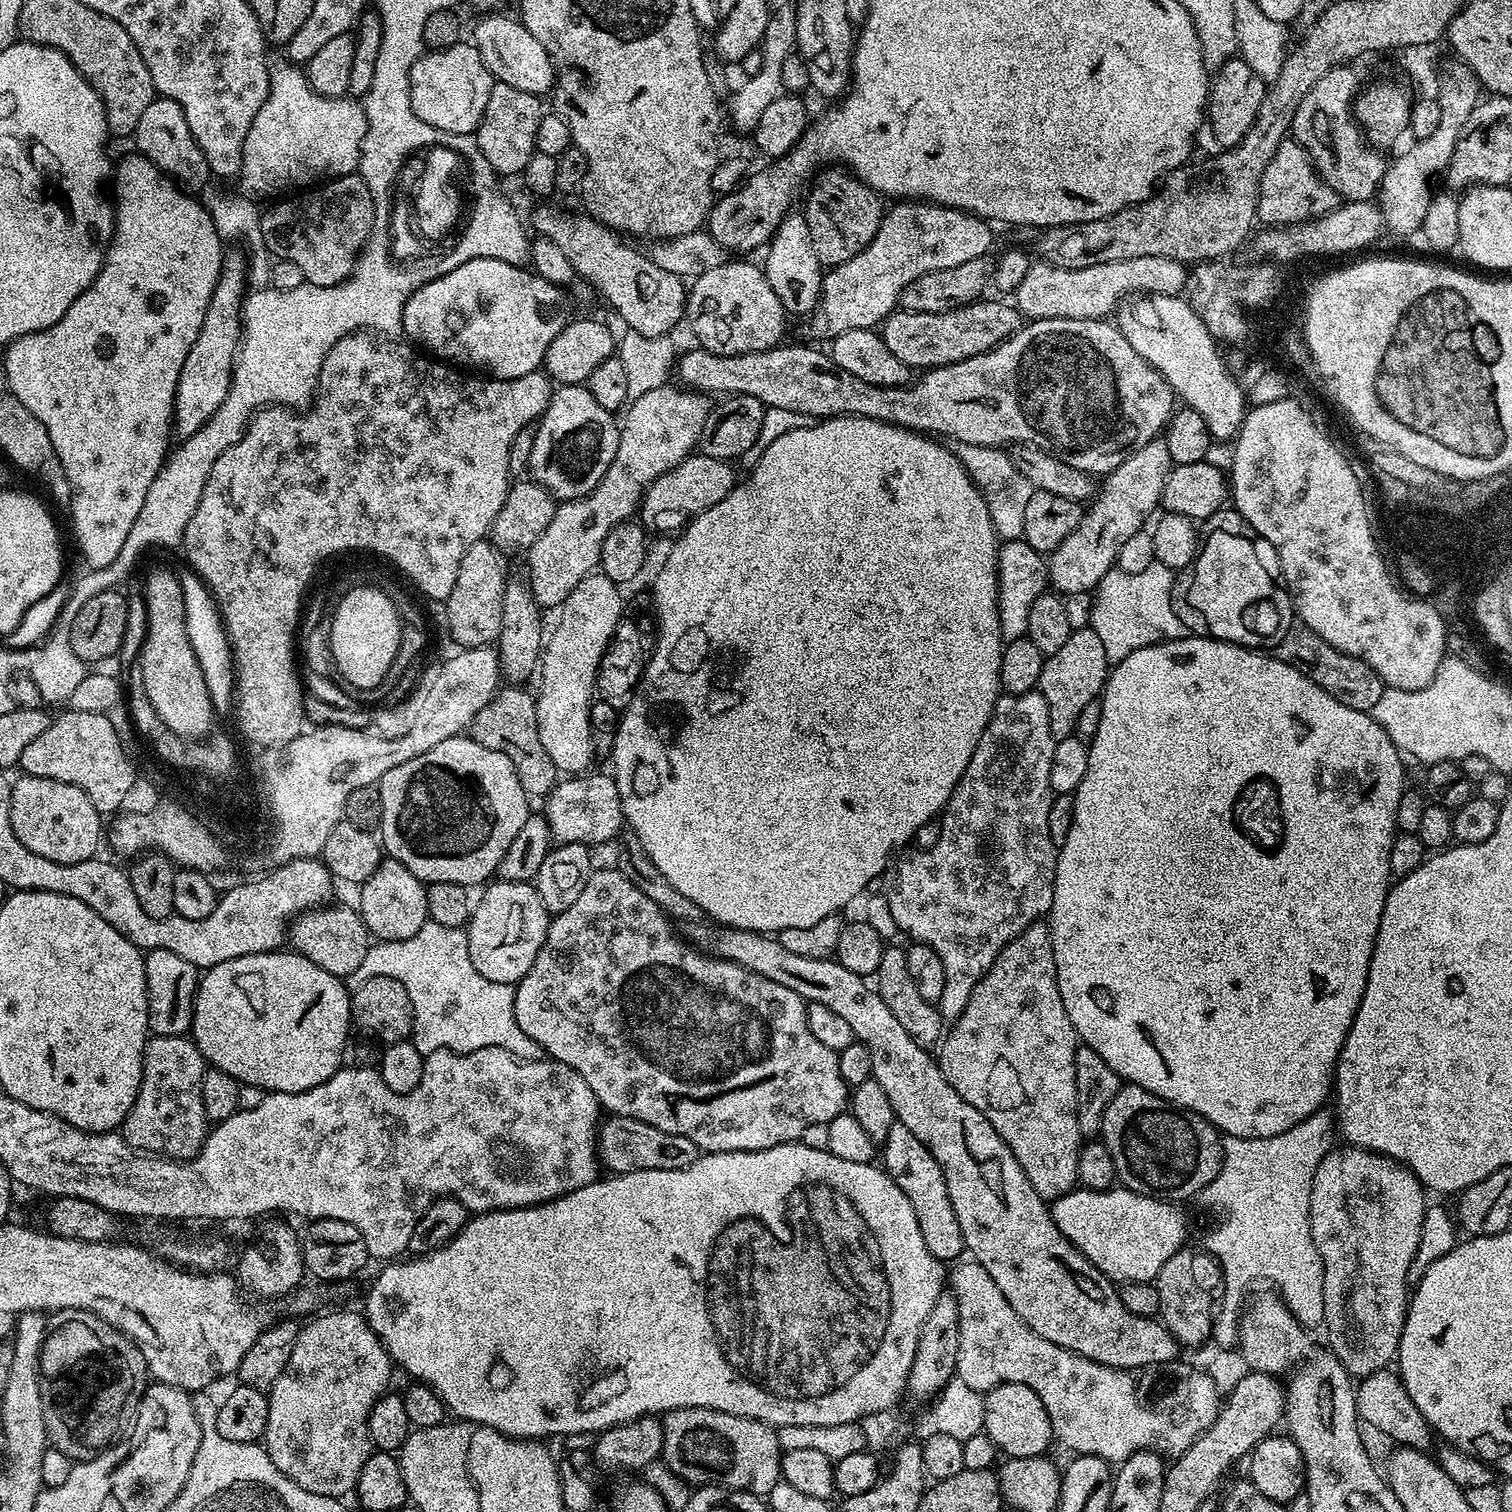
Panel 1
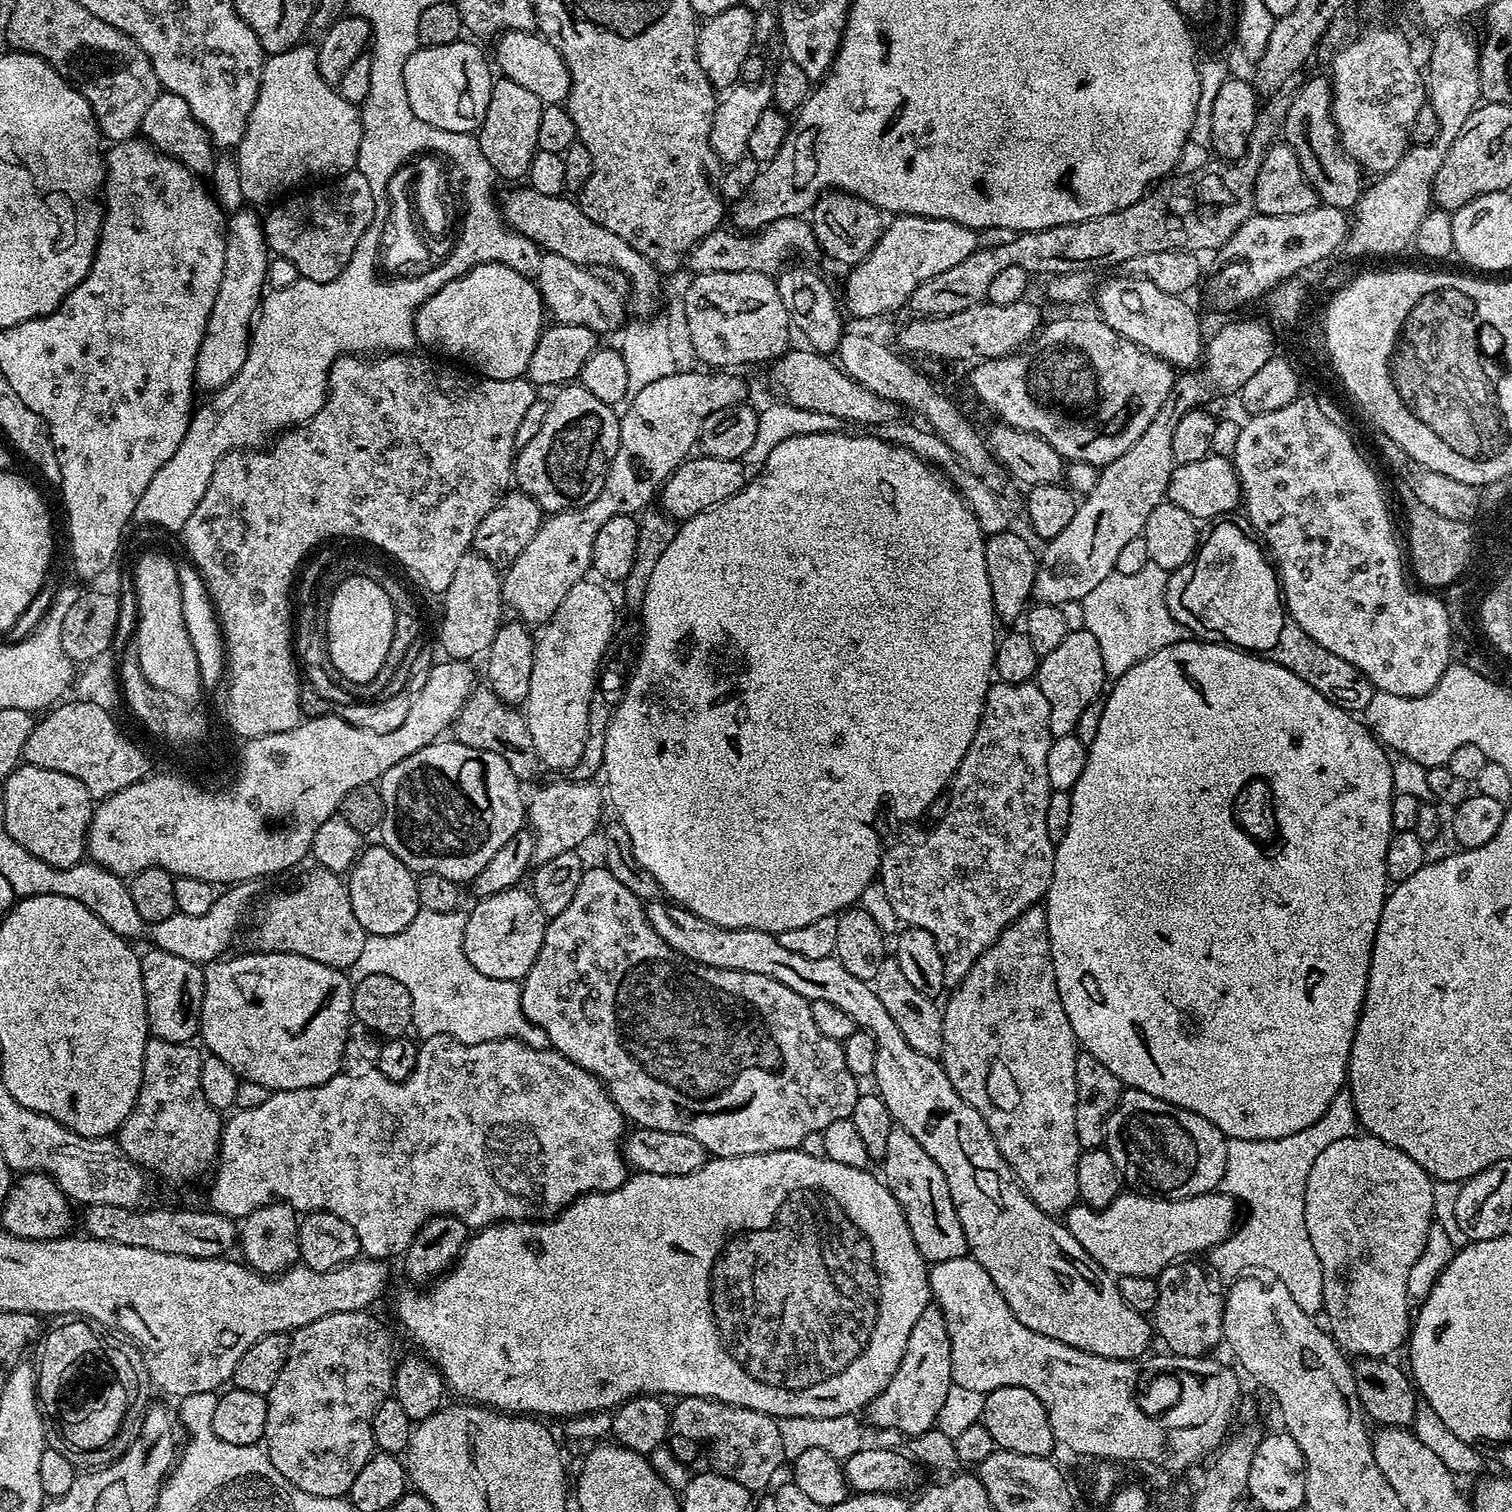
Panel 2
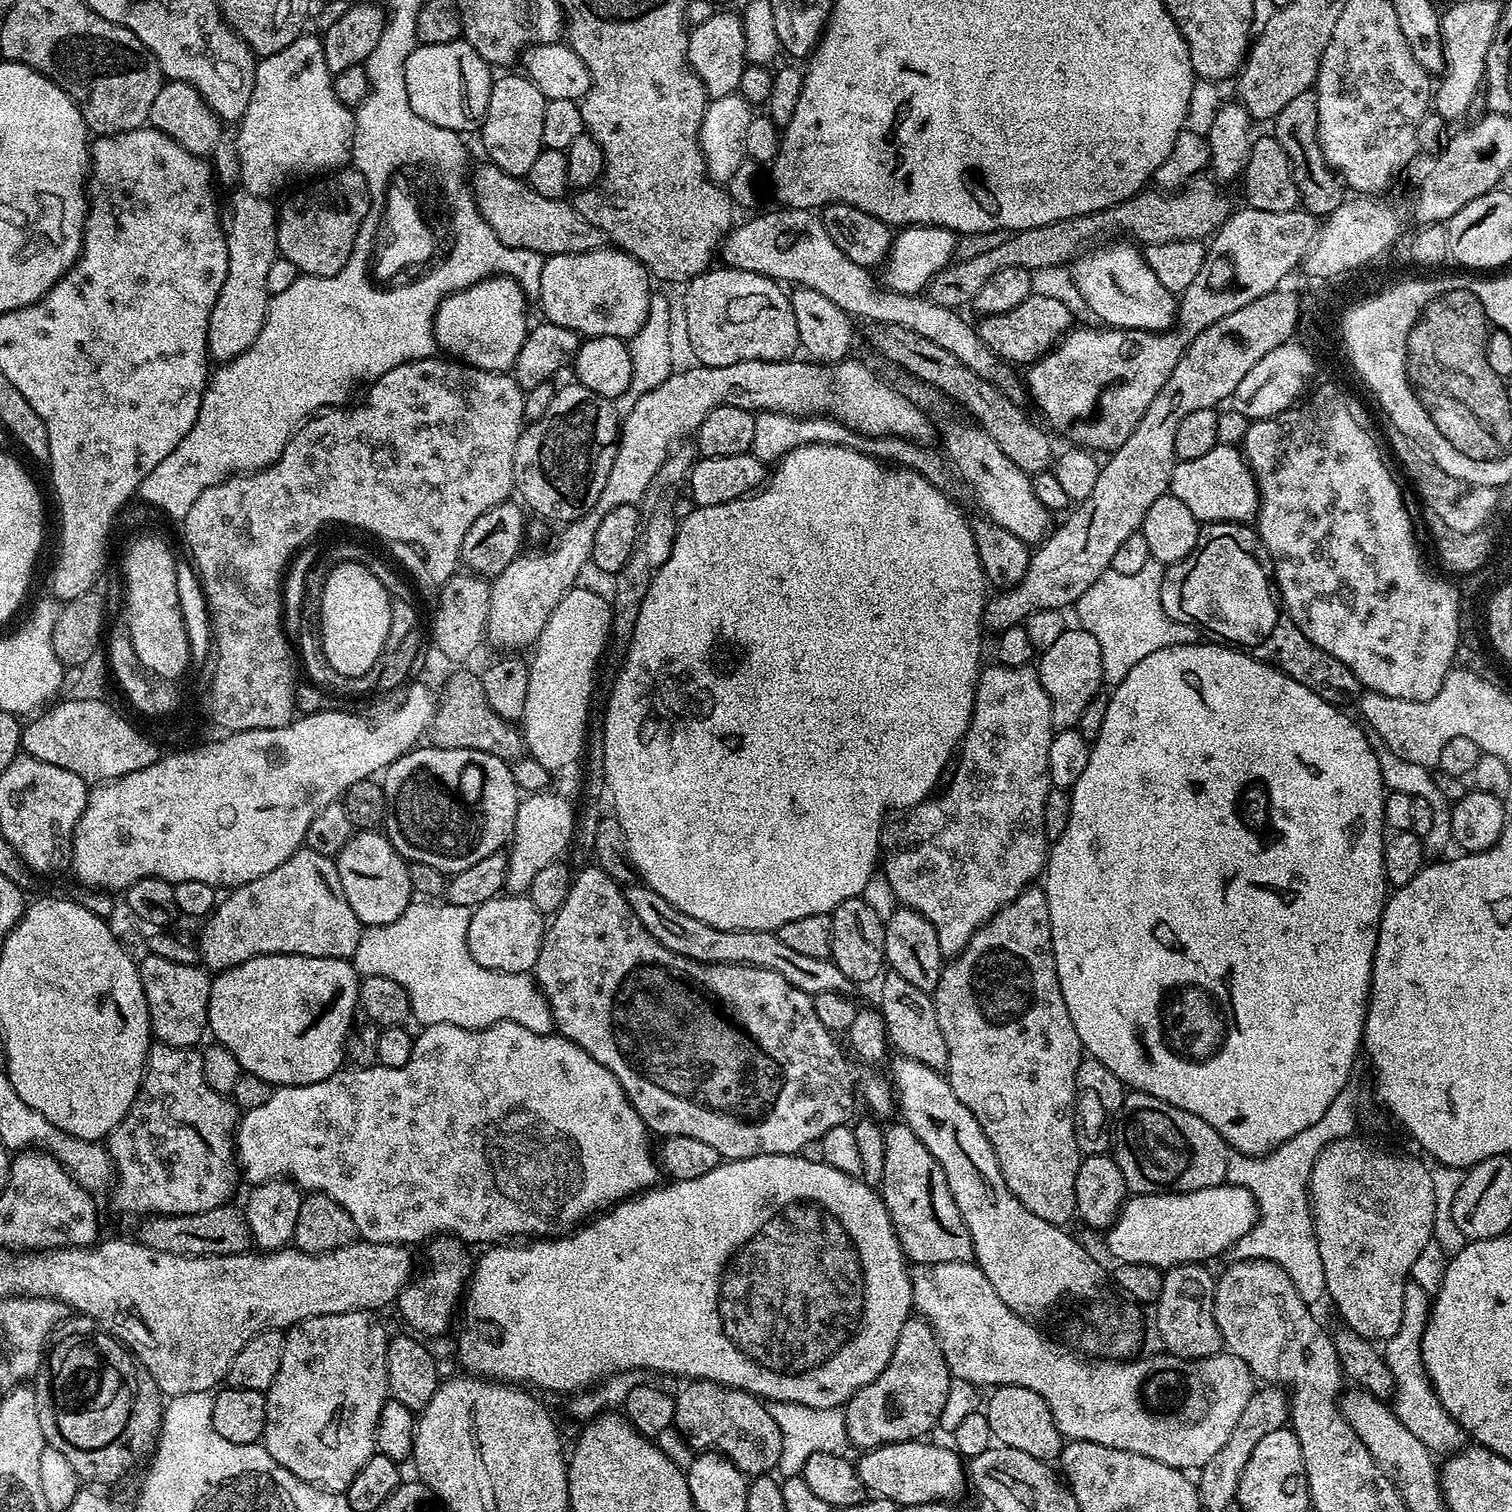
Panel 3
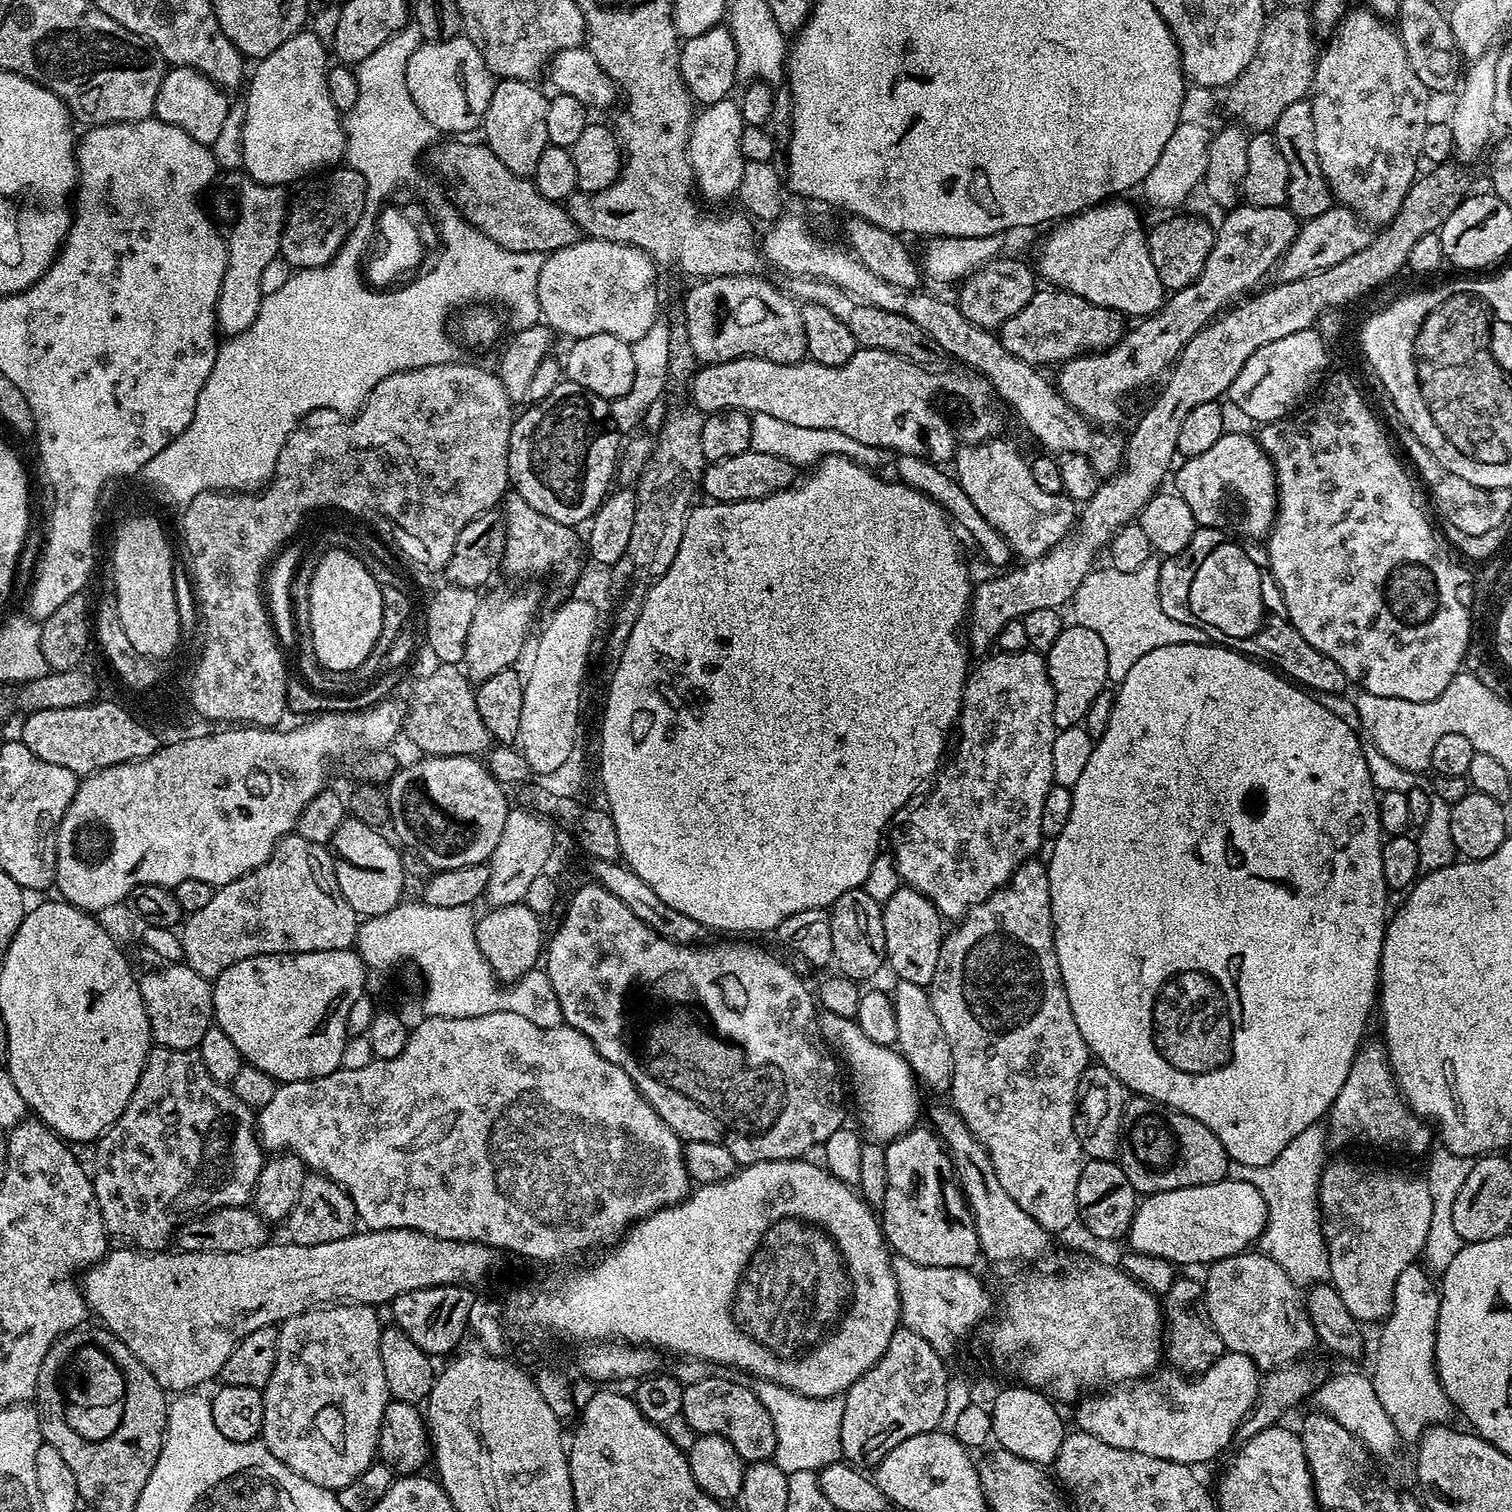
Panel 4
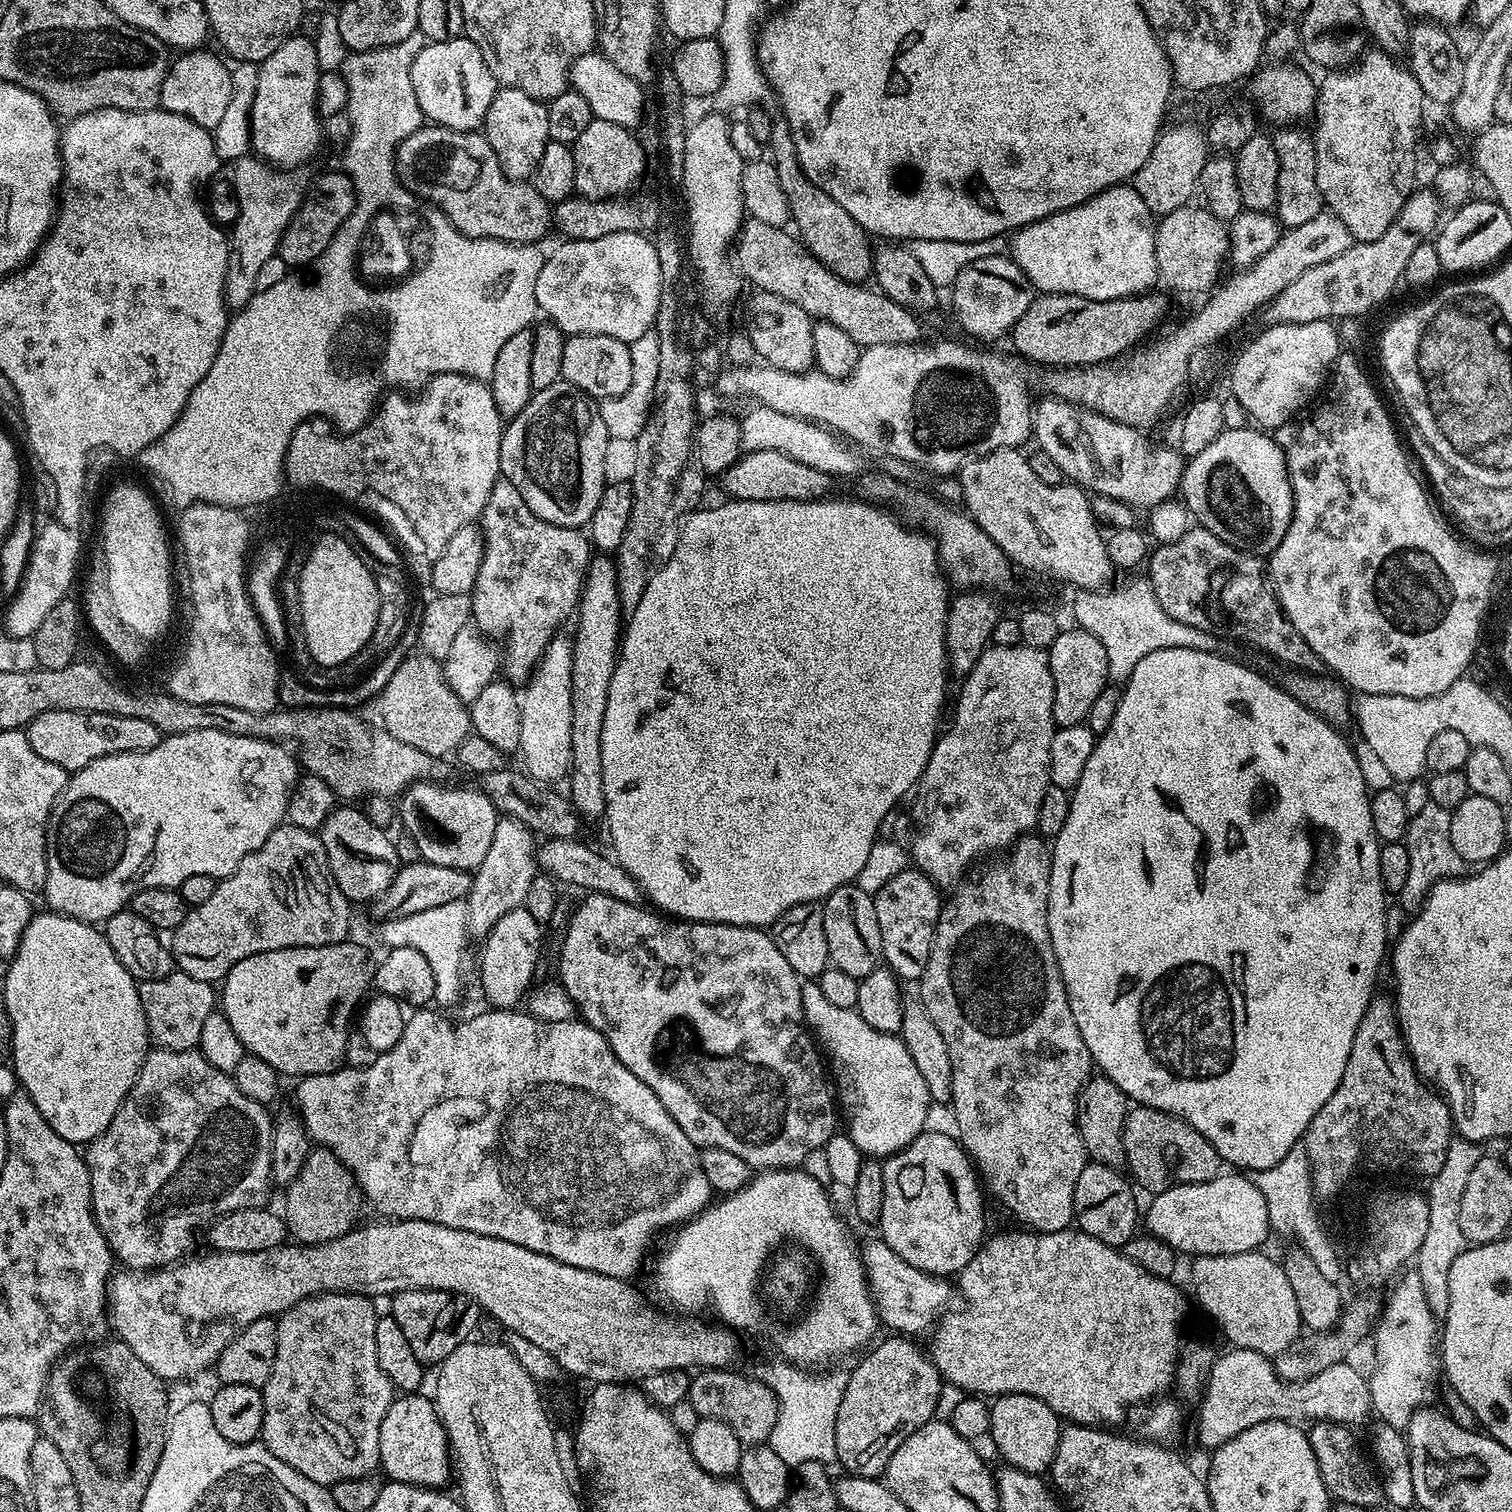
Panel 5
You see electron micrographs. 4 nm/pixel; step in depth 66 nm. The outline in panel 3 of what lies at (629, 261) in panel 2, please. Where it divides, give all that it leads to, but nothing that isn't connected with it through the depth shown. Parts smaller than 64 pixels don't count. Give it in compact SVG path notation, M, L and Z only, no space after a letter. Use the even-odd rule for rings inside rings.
M484 162L477 172L475 169L471 173L470 183L482 218L490 222L490 230L494 230L506 246L541 252L546 258L605 247L604 233L590 226L567 199L542 198L538 190L528 185L527 179L506 174L497 164Z

